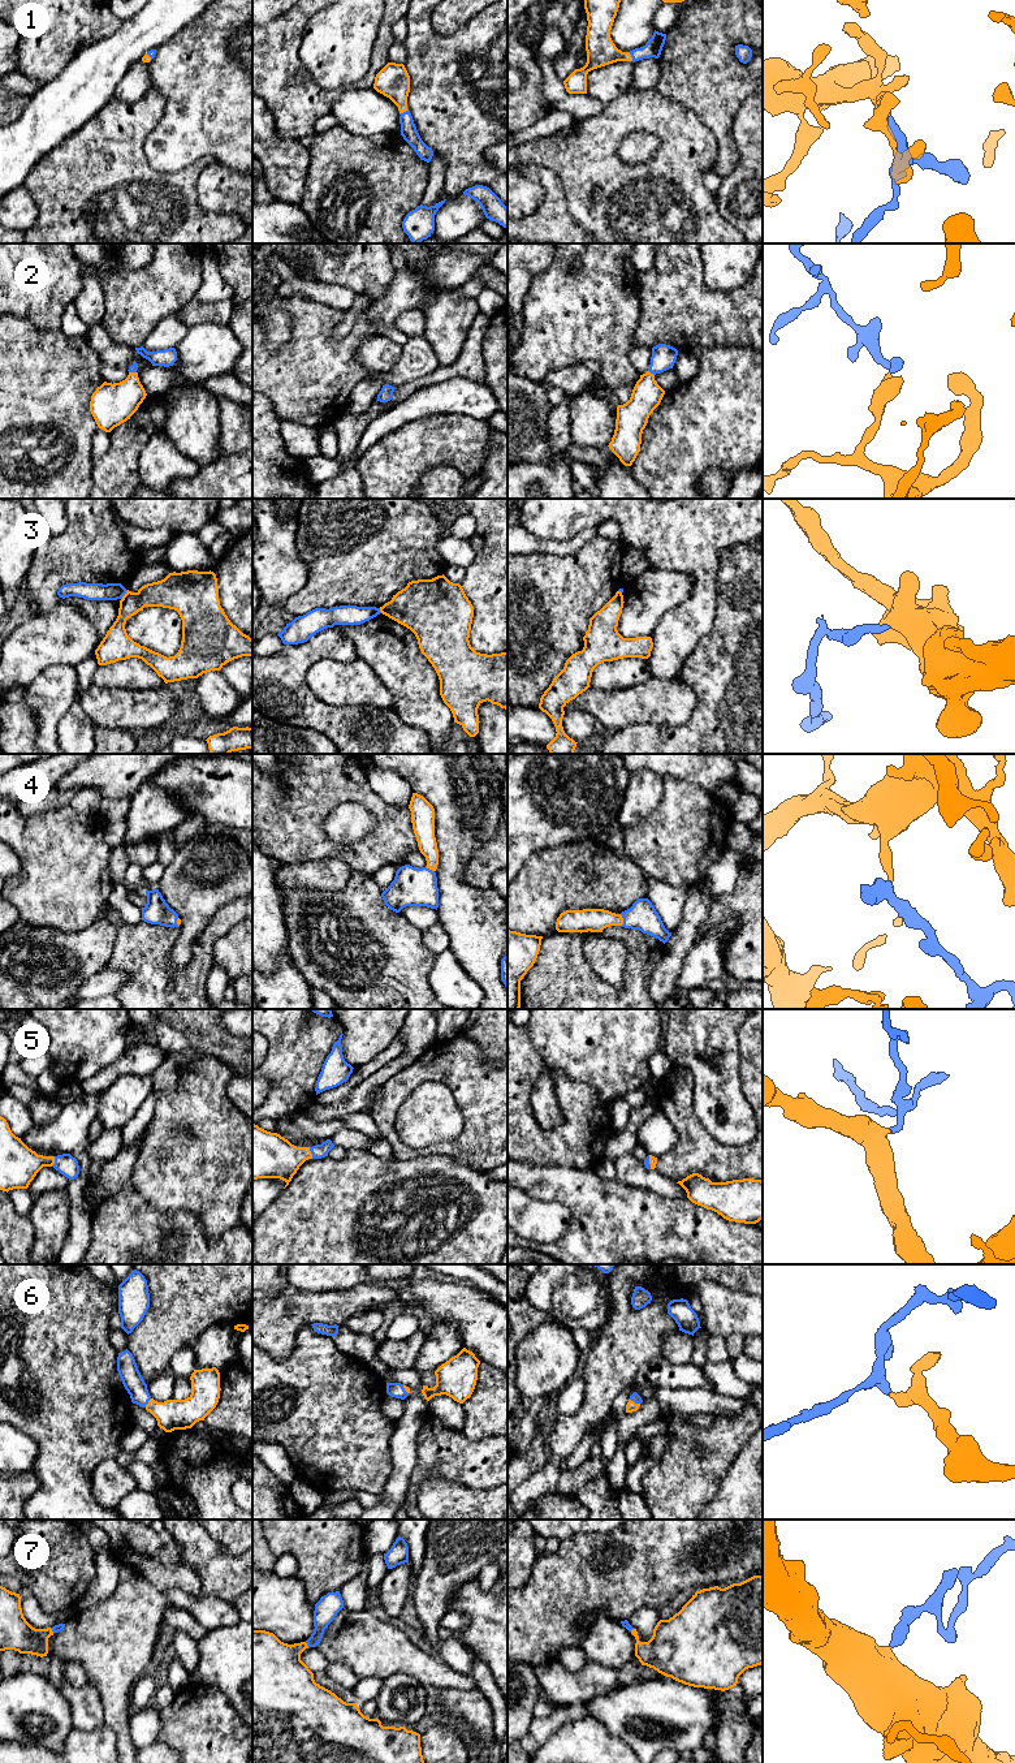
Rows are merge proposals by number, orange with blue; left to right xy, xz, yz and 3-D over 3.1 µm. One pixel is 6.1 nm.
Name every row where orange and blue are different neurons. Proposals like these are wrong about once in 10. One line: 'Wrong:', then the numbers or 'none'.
Wrong: 3

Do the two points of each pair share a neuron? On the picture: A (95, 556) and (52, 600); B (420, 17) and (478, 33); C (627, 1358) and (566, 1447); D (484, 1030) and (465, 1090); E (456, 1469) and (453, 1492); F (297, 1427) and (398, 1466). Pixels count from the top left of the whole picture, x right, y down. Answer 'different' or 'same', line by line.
A: same
B: same
C: same
D: different
E: different
F: different

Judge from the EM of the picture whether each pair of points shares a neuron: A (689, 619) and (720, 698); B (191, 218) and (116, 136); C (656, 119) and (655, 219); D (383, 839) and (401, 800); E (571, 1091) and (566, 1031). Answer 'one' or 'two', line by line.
A: two
B: one
C: one
D: two
E: two

